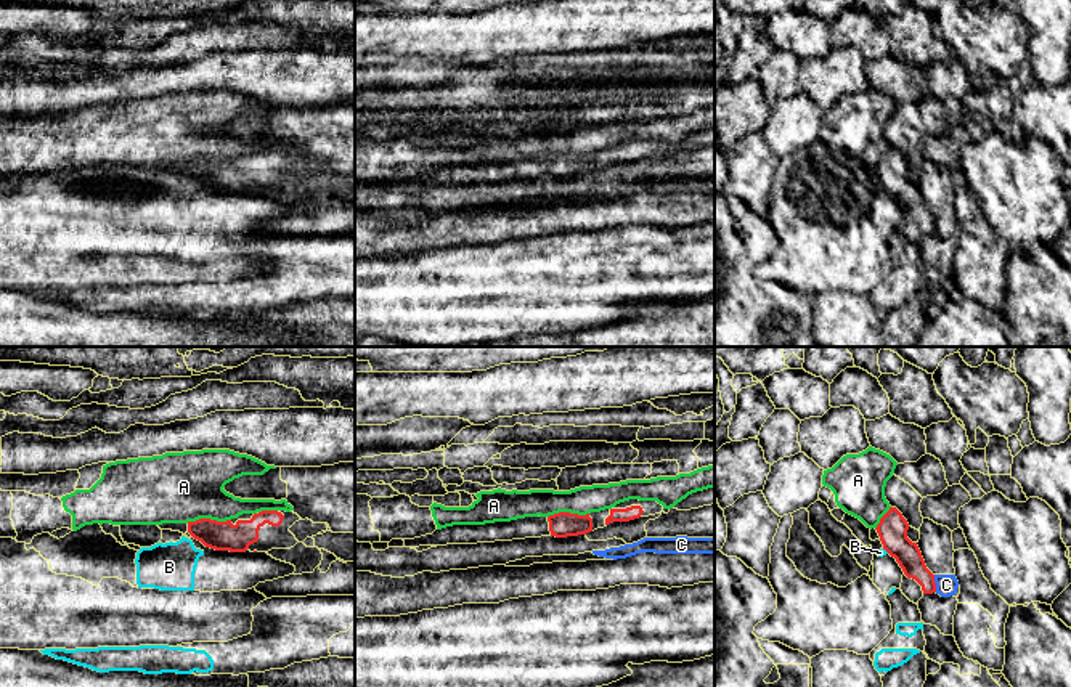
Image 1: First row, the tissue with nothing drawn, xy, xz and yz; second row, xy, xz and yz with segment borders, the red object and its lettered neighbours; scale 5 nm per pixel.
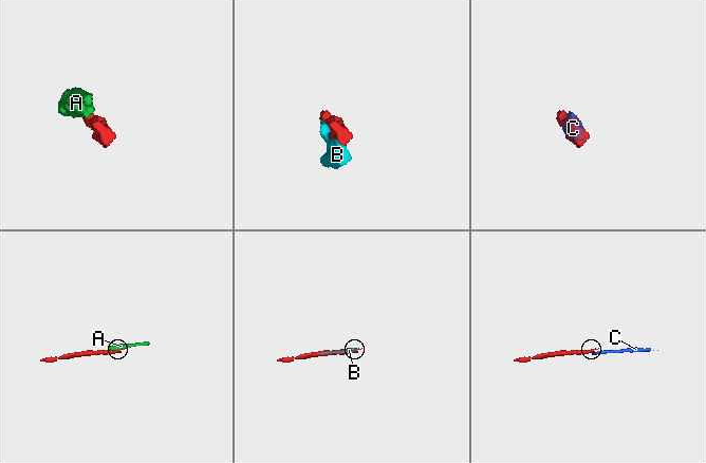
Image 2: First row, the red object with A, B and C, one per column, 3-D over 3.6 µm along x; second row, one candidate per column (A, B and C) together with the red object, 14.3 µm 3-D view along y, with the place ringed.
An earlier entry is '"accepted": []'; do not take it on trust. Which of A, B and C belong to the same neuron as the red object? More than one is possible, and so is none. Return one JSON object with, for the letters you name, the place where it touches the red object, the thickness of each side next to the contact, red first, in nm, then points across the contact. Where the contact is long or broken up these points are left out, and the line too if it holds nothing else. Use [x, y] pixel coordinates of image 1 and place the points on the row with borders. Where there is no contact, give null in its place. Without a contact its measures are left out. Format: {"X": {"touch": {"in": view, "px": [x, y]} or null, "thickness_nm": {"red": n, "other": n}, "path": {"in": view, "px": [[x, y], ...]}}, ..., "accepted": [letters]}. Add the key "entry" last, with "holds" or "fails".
{"accepted": [], "entry": "holds"}

